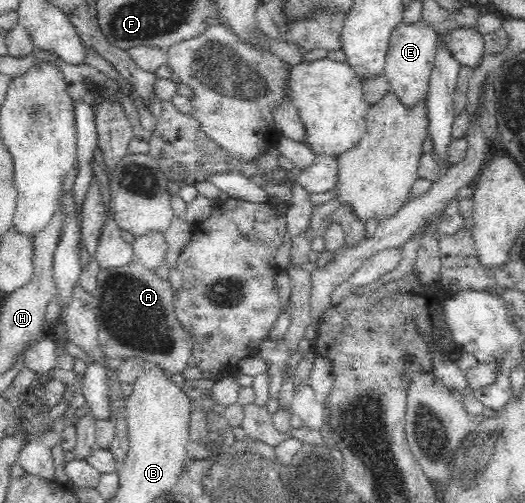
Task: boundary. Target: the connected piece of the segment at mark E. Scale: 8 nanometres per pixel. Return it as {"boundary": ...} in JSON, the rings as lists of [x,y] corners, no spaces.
{"boundary":[[[422,20],[414,25],[402,22],[391,35],[384,75],[388,79],[390,91],[406,108],[414,108],[420,102],[427,102],[430,90],[430,75],[435,66],[439,34],[434,33],[430,26]]]}

